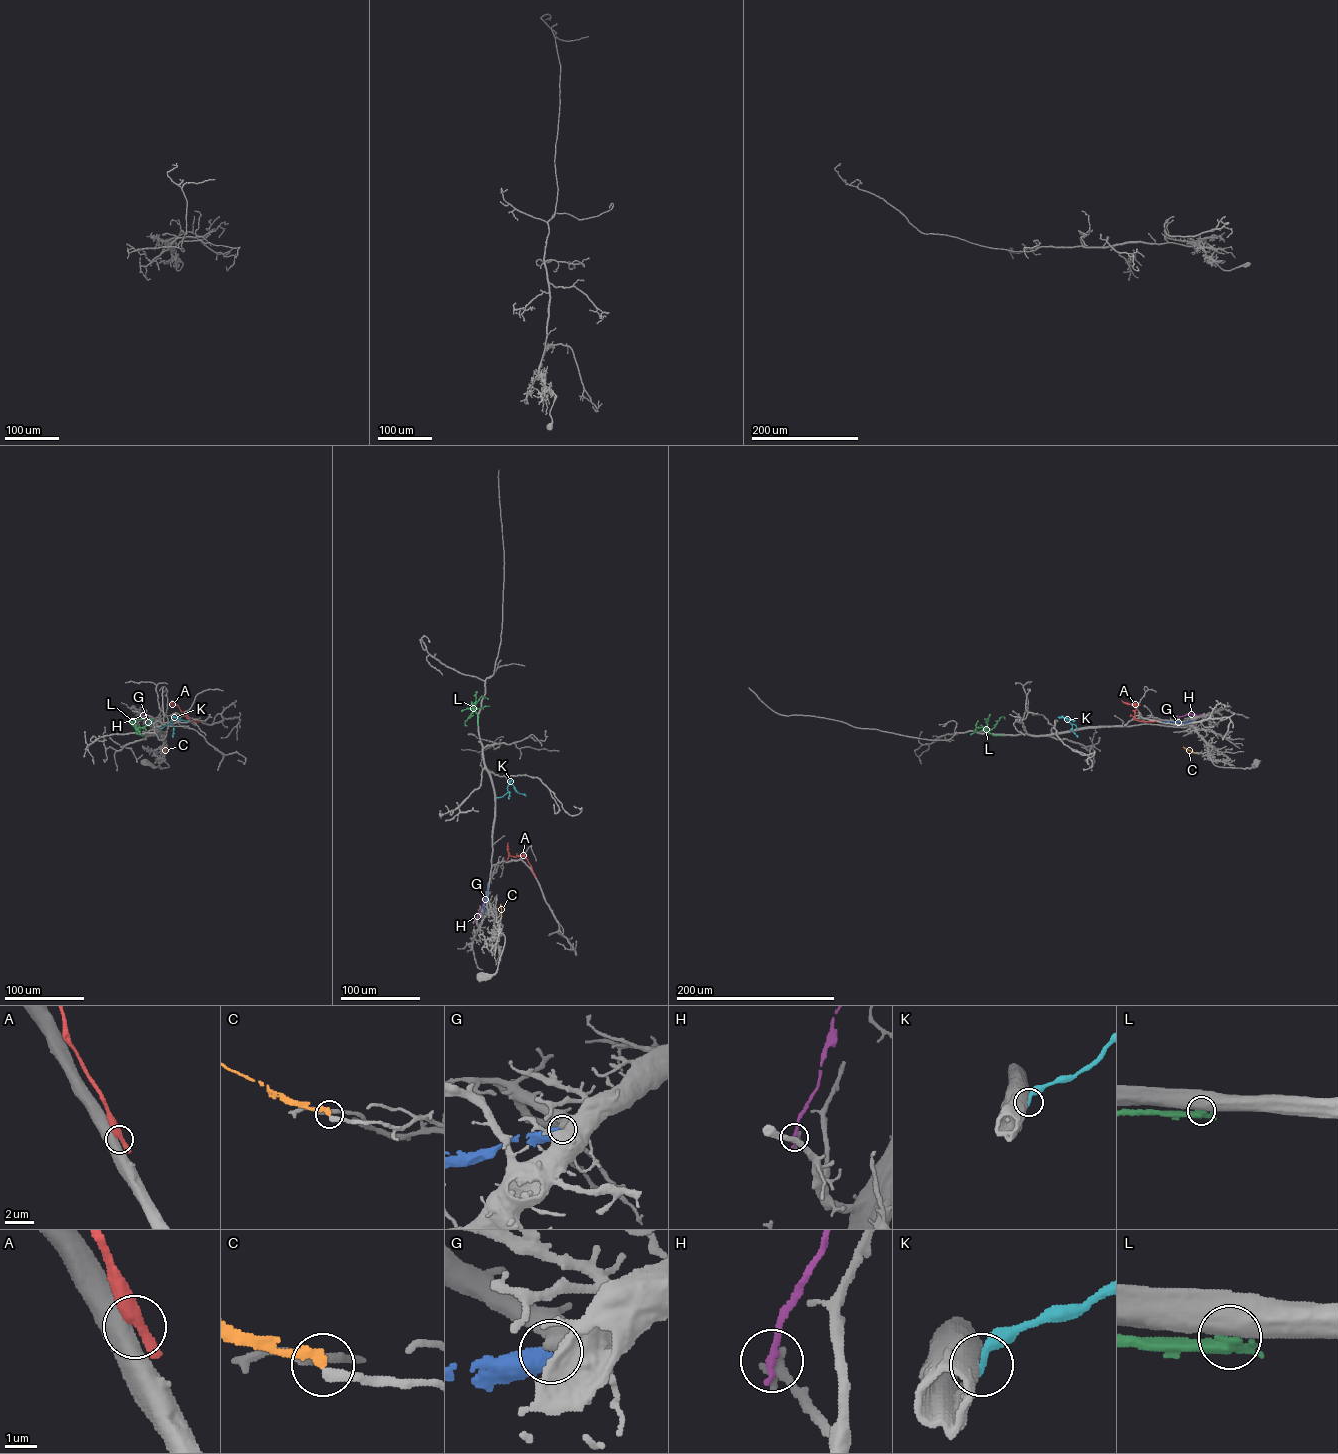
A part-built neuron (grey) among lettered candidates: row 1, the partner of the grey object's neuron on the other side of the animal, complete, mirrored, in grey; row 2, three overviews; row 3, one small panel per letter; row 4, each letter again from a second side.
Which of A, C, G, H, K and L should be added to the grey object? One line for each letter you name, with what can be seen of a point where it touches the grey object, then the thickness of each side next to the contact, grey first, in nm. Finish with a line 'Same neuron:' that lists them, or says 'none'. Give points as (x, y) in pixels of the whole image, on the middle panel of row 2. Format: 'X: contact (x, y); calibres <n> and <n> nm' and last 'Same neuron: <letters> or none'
Same neuron: none

